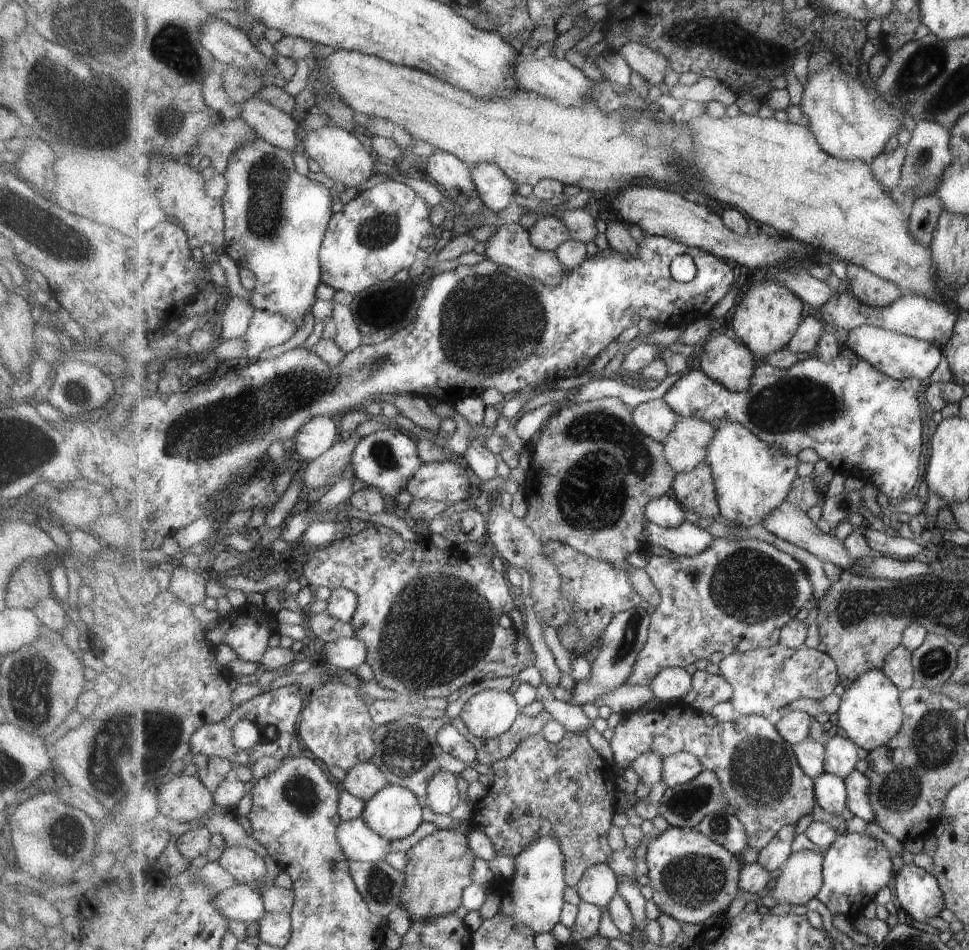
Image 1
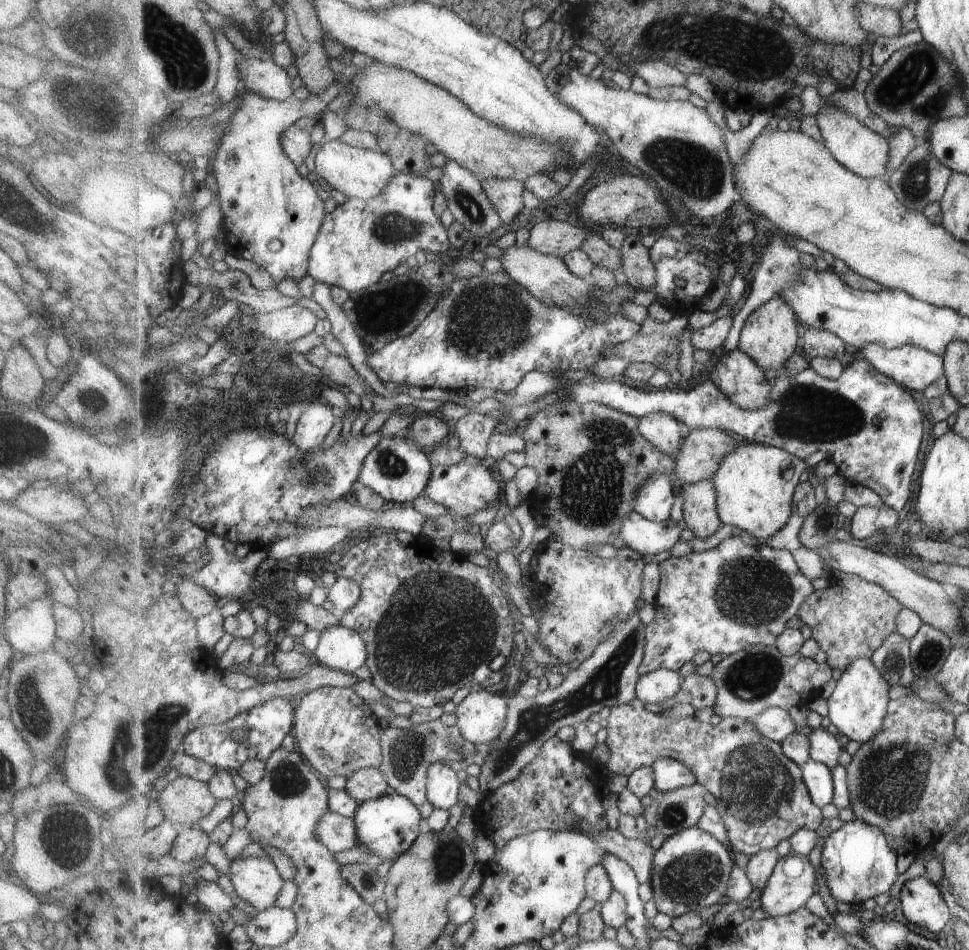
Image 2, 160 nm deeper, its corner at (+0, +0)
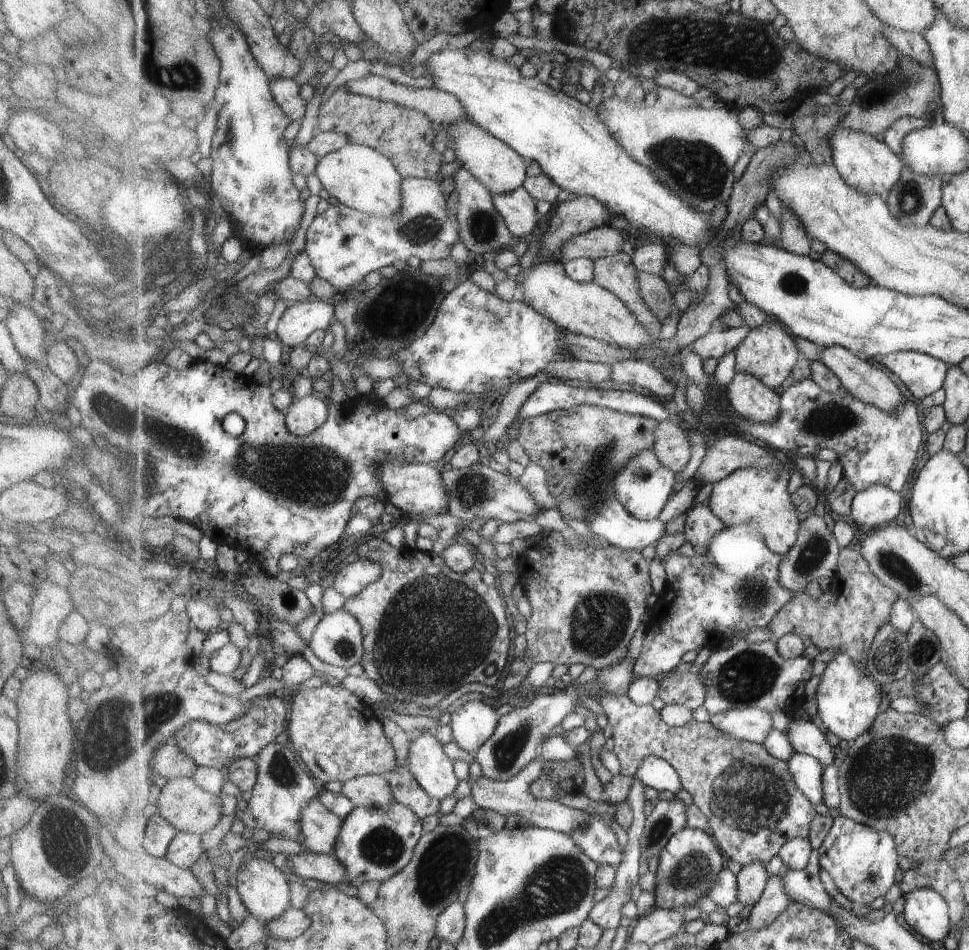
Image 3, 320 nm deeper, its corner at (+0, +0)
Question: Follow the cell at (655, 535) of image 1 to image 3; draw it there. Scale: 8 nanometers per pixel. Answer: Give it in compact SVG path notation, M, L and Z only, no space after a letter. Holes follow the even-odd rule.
M609 498L603 504L589 508L589 516L585 520L590 531L608 544L625 551L642 551L647 546L655 547L667 535L664 522L635 518L617 498Z

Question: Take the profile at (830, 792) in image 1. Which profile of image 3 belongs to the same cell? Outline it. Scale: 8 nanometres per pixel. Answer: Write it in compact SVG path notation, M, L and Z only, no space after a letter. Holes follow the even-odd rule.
M795 753L788 761L795 784L814 805L824 803L823 776L826 767L817 758Z

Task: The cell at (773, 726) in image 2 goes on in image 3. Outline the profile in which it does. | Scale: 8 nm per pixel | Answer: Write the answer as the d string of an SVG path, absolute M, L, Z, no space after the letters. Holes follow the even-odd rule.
M749 707L711 715L709 722L715 728L727 732L727 736L731 736L731 738L753 743L763 744L767 740L767 734L773 730L771 712L761 708Z

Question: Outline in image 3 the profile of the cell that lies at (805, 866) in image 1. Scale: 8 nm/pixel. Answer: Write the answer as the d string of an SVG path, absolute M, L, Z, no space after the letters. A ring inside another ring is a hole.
M783 866L778 874L771 876L763 897L750 911L748 916L750 928L761 930L761 928L769 926L795 902L789 896L789 892L785 890L785 882L783 882L785 874L789 874L789 872L791 872L791 868Z

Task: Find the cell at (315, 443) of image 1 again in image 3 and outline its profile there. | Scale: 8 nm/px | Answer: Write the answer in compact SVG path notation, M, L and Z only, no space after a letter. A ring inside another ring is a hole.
M318 394L294 399L285 412L287 427L296 436L309 436L329 420L330 410L326 399Z

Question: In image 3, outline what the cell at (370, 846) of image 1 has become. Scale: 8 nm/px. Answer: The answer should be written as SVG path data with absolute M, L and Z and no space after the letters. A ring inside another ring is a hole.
M311 800L303 808L301 834L298 842L307 850L321 855L332 855L341 840L345 819L330 812L318 800Z

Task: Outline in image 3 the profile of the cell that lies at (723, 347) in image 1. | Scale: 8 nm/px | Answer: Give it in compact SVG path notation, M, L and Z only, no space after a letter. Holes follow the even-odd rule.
M739 372L727 386L730 408L751 422L773 424L781 416L781 397L759 378Z

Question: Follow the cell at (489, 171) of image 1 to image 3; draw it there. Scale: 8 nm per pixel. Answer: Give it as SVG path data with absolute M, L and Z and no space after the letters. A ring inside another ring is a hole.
M521 186L507 194L492 194L498 212L519 240L527 241L537 233L539 214L537 201Z

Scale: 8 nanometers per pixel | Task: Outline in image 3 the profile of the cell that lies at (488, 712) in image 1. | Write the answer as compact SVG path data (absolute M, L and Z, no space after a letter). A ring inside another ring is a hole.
M477 700L466 702L451 715L455 742L463 750L476 754L494 736L501 717L493 706Z

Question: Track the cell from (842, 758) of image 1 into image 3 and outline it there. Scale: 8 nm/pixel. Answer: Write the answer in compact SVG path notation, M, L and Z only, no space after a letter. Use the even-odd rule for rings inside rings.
M792 719L786 730L795 753L817 758L826 768L833 765L837 748L829 746L825 732L809 720Z

